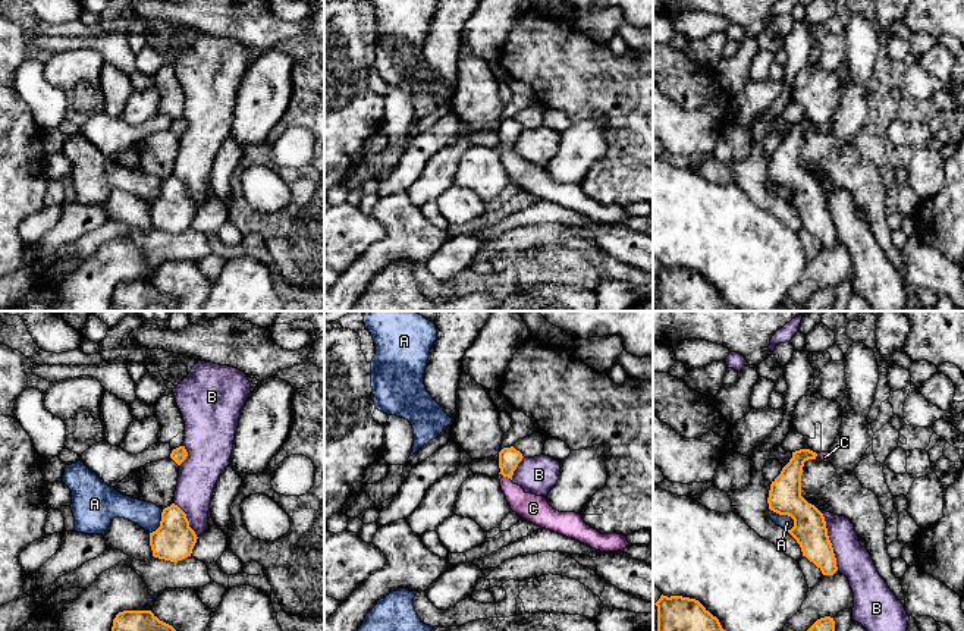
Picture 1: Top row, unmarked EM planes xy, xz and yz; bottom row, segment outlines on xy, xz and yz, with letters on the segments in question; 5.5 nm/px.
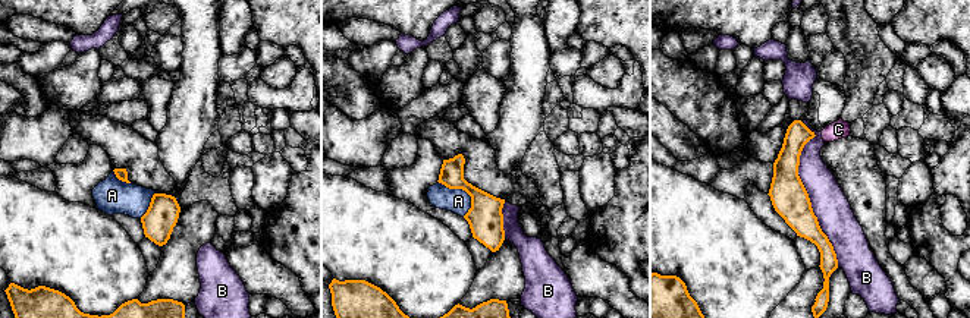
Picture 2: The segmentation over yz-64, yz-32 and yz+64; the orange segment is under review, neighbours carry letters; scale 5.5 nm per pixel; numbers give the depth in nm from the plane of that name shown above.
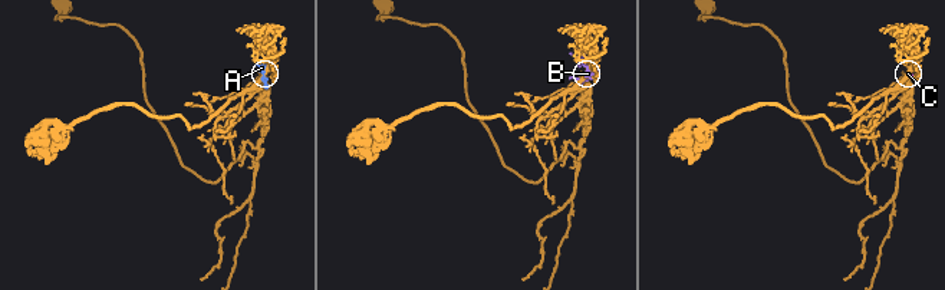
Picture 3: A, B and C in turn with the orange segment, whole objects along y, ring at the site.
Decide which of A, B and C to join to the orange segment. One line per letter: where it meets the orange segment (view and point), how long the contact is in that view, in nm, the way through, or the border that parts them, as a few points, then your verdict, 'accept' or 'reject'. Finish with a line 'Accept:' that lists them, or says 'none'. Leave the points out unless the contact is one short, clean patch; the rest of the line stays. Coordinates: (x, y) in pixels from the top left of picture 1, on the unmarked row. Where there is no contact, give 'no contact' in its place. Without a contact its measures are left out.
A: meets orange in yz at (784, 185); contact 170 nm long; reject
B: meets orange in yz at (829, 212); contact 360 nm long; reject
C: meets orange in xz at (508, 148); contact 50 nm long; runs through xz (509, 129), (508, 148), (508, 157), (533, 179); accept
Accept: C

